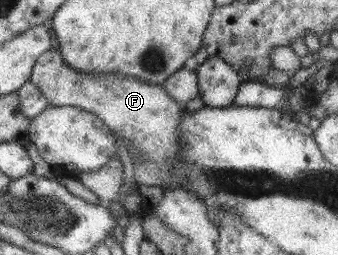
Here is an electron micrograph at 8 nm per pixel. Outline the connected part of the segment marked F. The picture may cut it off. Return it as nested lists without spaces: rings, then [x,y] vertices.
[[[53,48],[37,56],[29,81],[46,97],[48,105],[76,107],[87,113],[92,112],[96,118],[102,120],[102,124],[105,124],[109,132],[122,138],[124,142],[130,142],[130,146],[140,156],[140,161],[136,159],[133,164],[133,178],[137,185],[161,187],[162,184],[170,182],[170,162],[178,156],[178,150],[180,150],[176,138],[179,137],[178,122],[180,122],[182,106],[176,104],[161,85],[150,85],[136,77],[122,77],[114,74],[92,74],[89,77],[84,72],[72,70],[62,60],[60,52]]]

